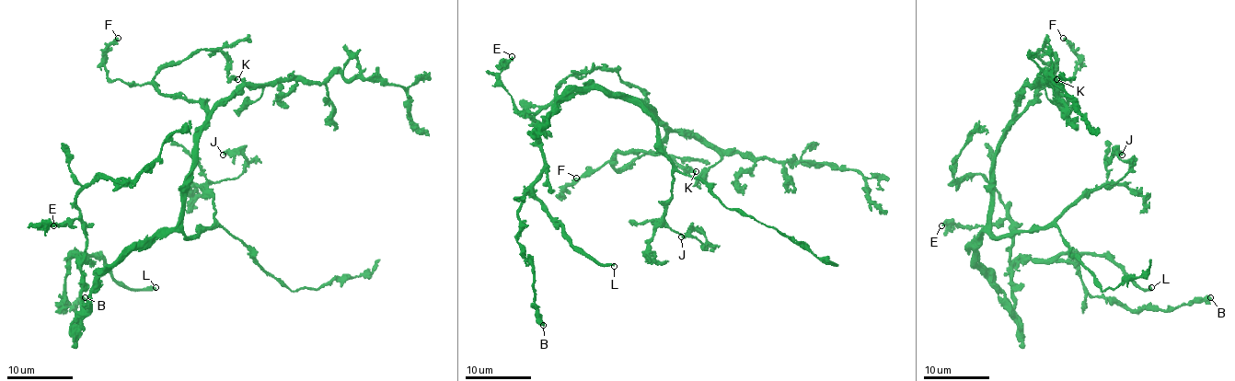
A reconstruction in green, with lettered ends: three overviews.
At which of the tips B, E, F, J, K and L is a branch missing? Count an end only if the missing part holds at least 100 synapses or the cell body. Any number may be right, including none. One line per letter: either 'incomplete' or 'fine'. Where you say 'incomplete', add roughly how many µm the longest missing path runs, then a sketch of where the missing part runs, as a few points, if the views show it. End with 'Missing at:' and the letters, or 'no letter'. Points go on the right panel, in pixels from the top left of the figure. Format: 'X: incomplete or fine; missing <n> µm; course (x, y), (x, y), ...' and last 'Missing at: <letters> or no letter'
B: fine
E: fine
F: fine
J: fine
K: fine
L: incomplete; missing 25 µm; course (1151, 287), (1151, 274), (1158, 263), (1161, 264), (1183, 240), (1187, 243), (1178, 256)
Missing at: L

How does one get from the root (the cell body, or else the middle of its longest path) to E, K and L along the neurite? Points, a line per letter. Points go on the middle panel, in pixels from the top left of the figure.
E: (627, 97), (604, 88), (571, 88), (540, 128), (545, 126), (517, 109), (501, 80), (501, 67), (512, 56)
K: (627, 97), (655, 113), (664, 140), (655, 153), (617, 153), (612, 164), (622, 169), (658, 153), (696, 171)
L: (627, 97), (604, 88), (565, 94), (538, 130), (543, 171), (534, 186), (561, 233), (614, 266)

